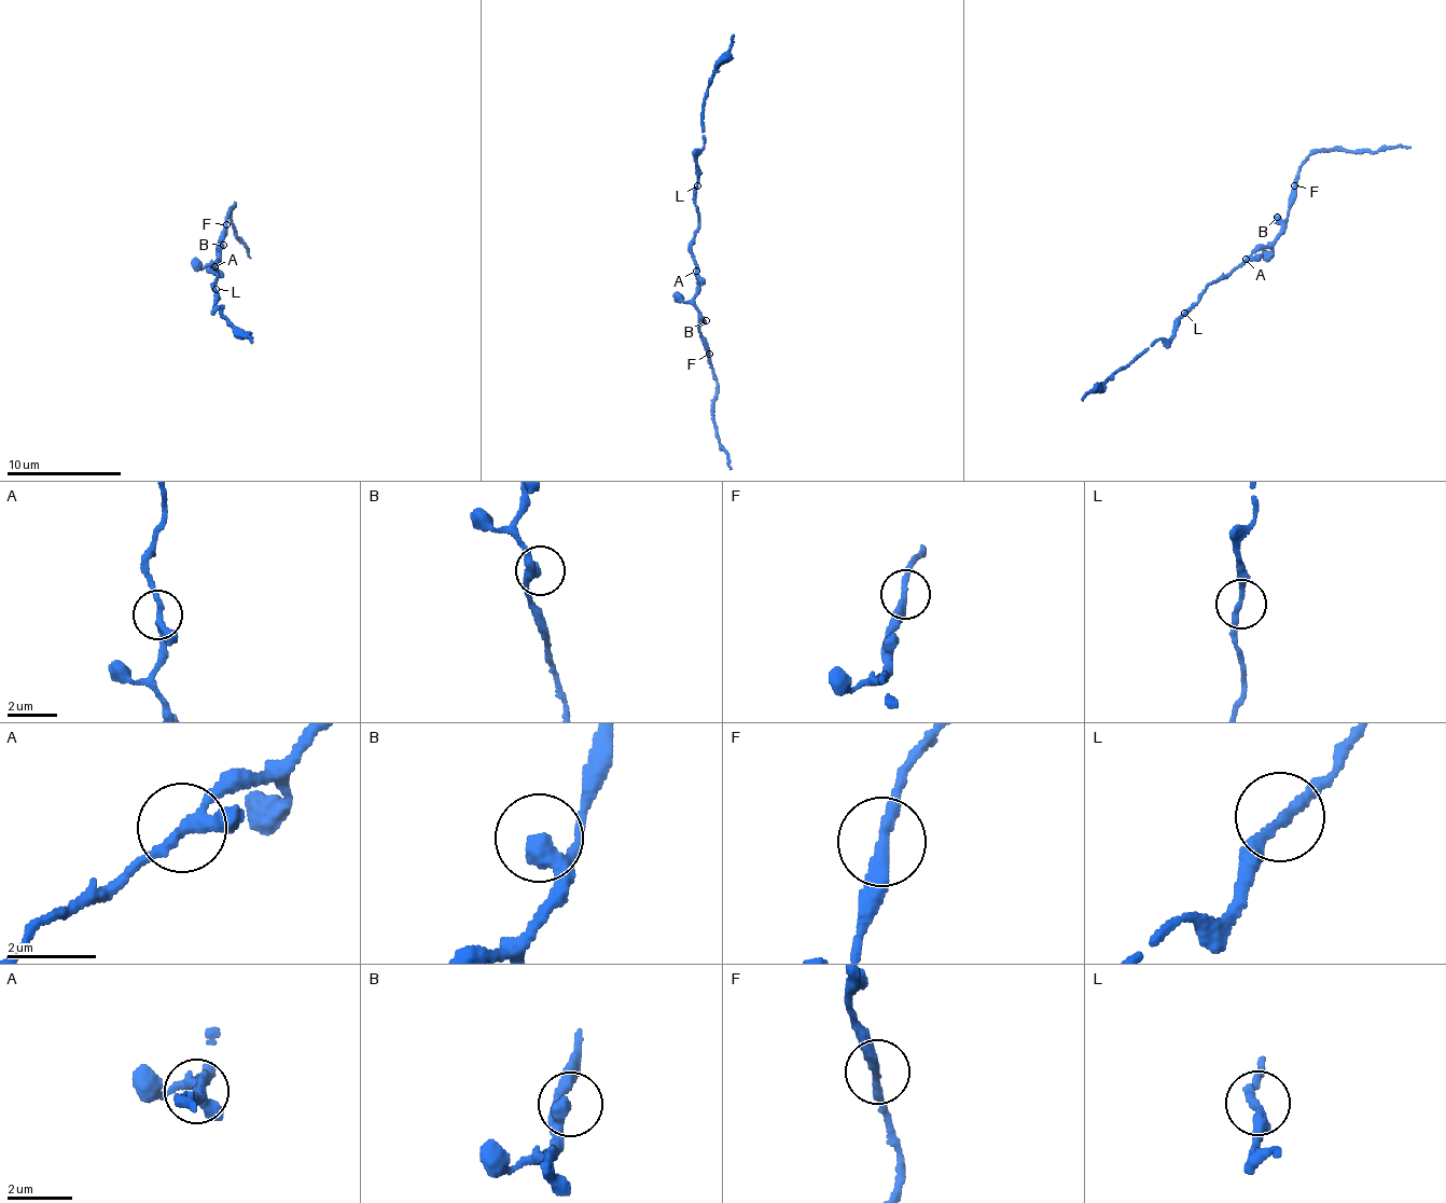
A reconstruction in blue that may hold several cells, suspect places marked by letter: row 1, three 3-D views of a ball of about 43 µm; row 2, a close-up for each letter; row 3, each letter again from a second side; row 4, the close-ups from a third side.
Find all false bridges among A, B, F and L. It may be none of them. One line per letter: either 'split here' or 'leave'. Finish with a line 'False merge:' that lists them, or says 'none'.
A: leave
B: leave
F: leave
L: leave
False merge: none

